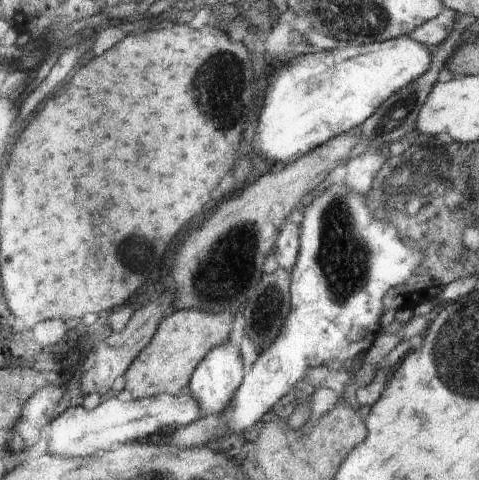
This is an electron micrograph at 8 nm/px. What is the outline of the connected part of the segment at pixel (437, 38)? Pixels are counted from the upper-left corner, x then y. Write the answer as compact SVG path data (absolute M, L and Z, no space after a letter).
M444 8L436 18L427 20L406 36L416 42L421 42L428 48L438 46L451 33L456 15L458 14L453 10Z

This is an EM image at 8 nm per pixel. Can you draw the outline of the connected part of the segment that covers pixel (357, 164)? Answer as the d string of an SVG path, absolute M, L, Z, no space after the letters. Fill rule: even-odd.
M380 151L367 152L346 162L344 184L353 191L366 194L373 188L377 172L386 162Z

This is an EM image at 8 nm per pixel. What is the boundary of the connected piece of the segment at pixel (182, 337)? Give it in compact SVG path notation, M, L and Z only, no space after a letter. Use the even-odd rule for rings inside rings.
M199 310L168 311L160 321L152 340L140 351L125 372L125 396L150 398L166 393L178 395L189 384L191 374L206 353L228 340L233 318L228 312L212 314Z

